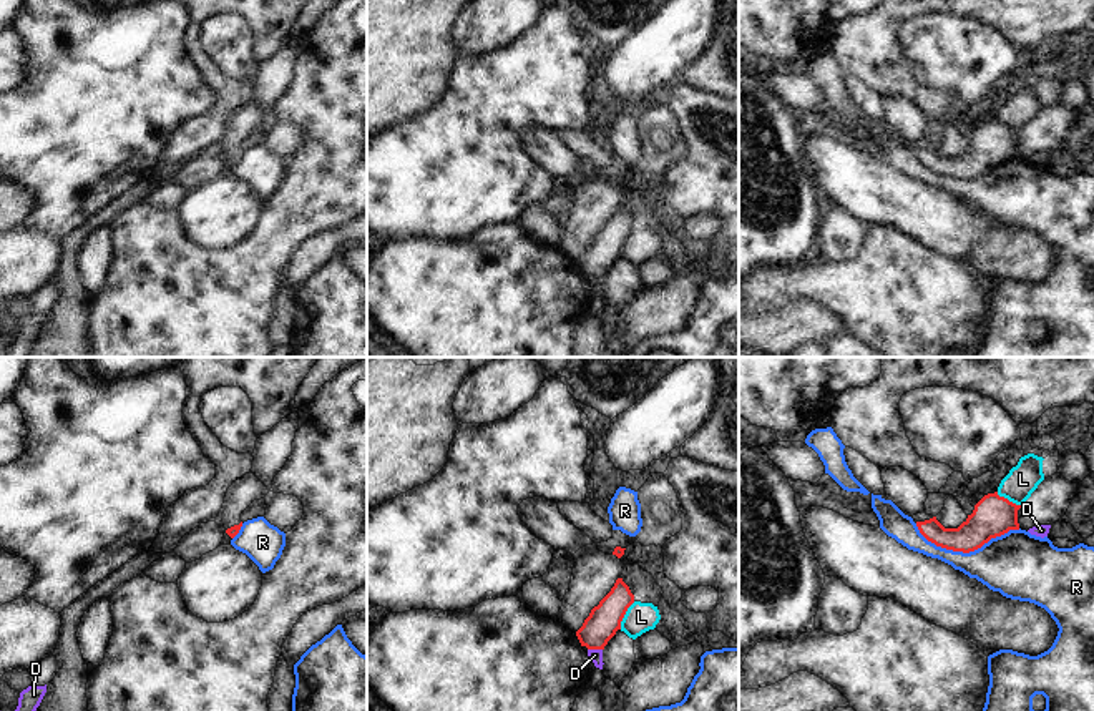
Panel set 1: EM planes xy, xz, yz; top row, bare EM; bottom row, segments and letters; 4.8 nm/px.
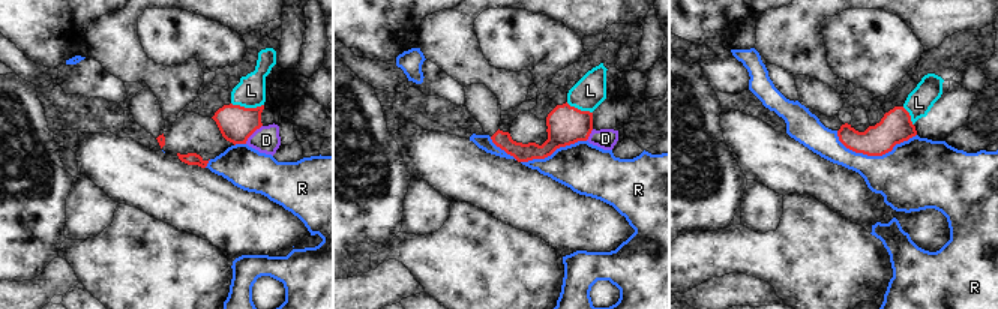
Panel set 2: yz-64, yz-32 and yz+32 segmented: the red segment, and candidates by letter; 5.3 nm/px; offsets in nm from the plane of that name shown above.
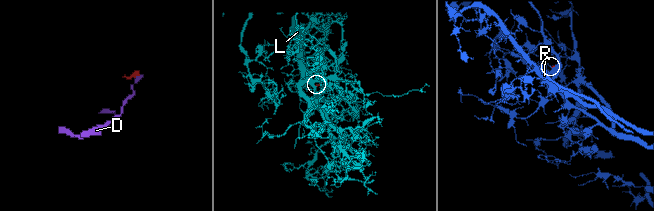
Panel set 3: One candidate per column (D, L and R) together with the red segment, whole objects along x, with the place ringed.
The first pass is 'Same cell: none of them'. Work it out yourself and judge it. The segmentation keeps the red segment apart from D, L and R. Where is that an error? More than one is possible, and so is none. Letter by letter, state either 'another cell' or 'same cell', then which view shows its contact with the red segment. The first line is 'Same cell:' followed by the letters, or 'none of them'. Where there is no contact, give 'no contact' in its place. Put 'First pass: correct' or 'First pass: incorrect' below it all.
Same cell: none of them
D: another cell; contact in xz
L: another cell; contact in xz
R: another cell; contact in yz
First pass: correct

